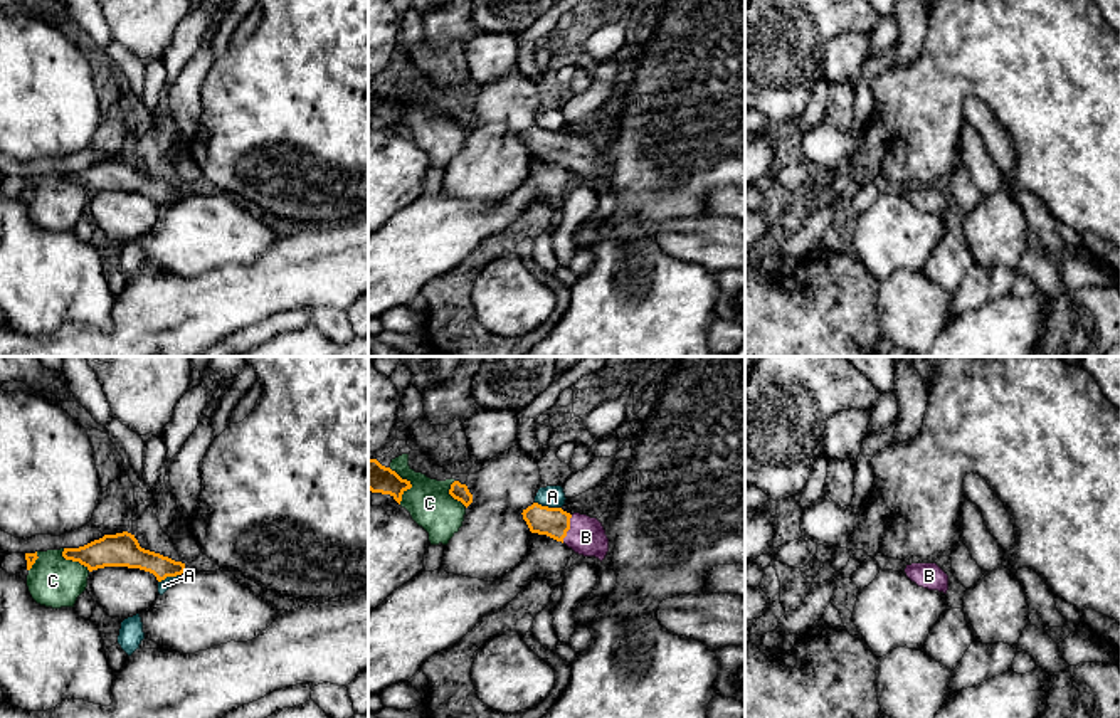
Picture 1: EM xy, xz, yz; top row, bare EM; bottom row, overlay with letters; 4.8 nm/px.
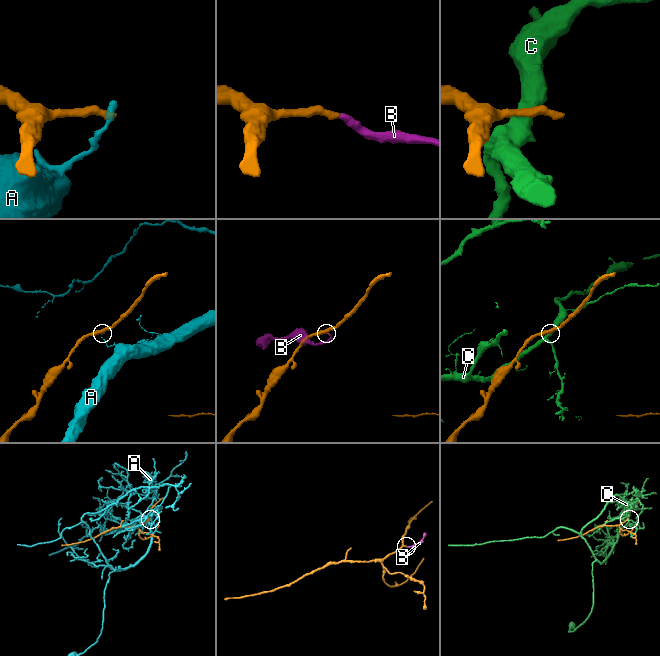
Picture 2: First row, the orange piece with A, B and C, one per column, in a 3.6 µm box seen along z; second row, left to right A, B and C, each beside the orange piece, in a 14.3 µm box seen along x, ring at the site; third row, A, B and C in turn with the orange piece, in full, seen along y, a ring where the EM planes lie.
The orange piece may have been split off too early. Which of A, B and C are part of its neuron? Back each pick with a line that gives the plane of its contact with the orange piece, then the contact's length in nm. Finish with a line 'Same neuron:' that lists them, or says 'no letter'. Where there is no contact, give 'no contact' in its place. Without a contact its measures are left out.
B: contact in xz; length 140 nm
Same neuron: B

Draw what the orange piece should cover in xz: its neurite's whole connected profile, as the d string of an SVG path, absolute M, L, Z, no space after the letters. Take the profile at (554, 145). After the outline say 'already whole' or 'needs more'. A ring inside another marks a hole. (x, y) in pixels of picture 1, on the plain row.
M538 126L523 133L521 138L531 156L562 165L578 178L595 180L602 185L609 175L609 161L597 141L580 136L570 138L562 131Z | needs more

